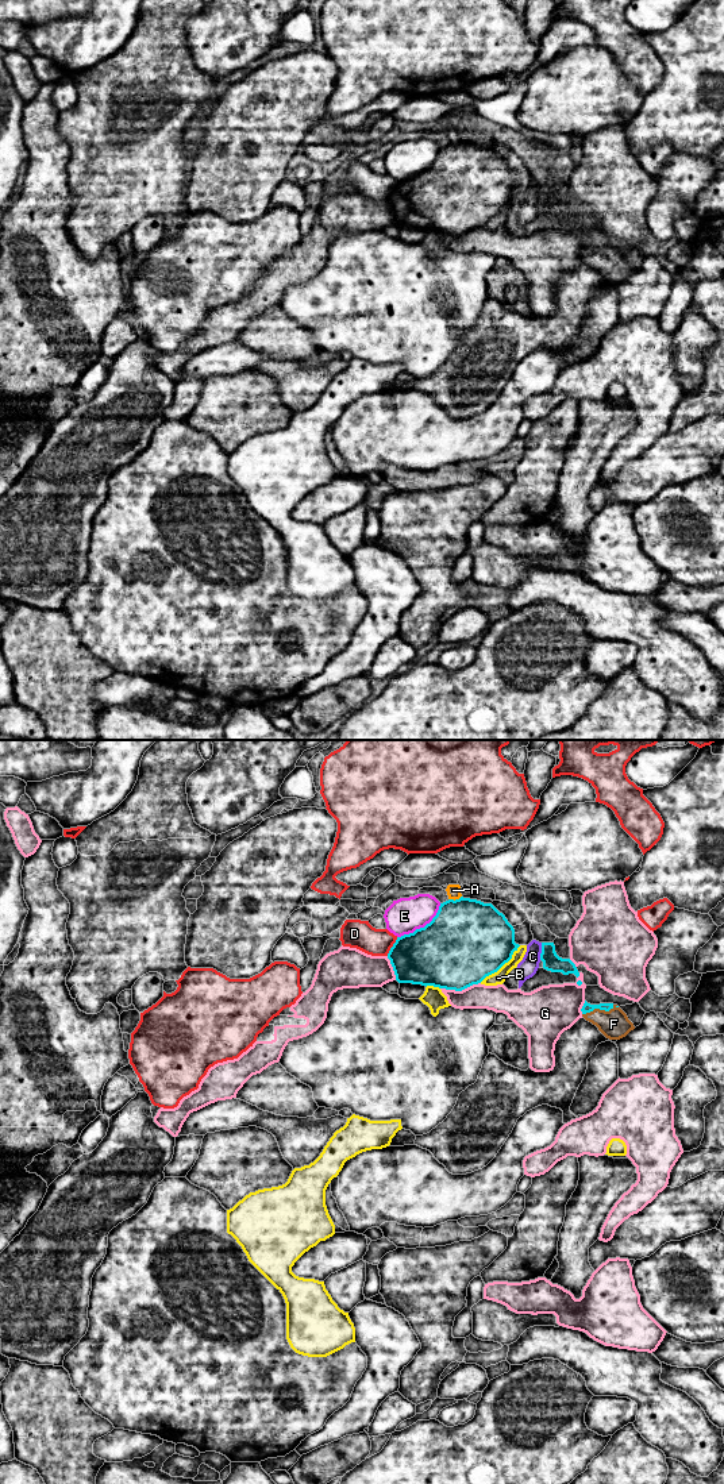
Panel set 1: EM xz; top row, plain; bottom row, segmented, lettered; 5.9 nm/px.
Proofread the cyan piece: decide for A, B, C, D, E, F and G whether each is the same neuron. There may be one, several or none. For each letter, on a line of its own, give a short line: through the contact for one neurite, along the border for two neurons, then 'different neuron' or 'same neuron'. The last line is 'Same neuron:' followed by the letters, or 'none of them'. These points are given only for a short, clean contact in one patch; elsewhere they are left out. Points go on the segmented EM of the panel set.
A: different neuron
B: different neuron
C: different neuron
D: different neuron
E: different neuron
F: line xz (586, 1008), (600, 1009), (613, 1024); same neuron
G: different neuron
Same neuron: F

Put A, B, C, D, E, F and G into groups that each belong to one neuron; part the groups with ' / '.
A / B / C / D / E / F / G

